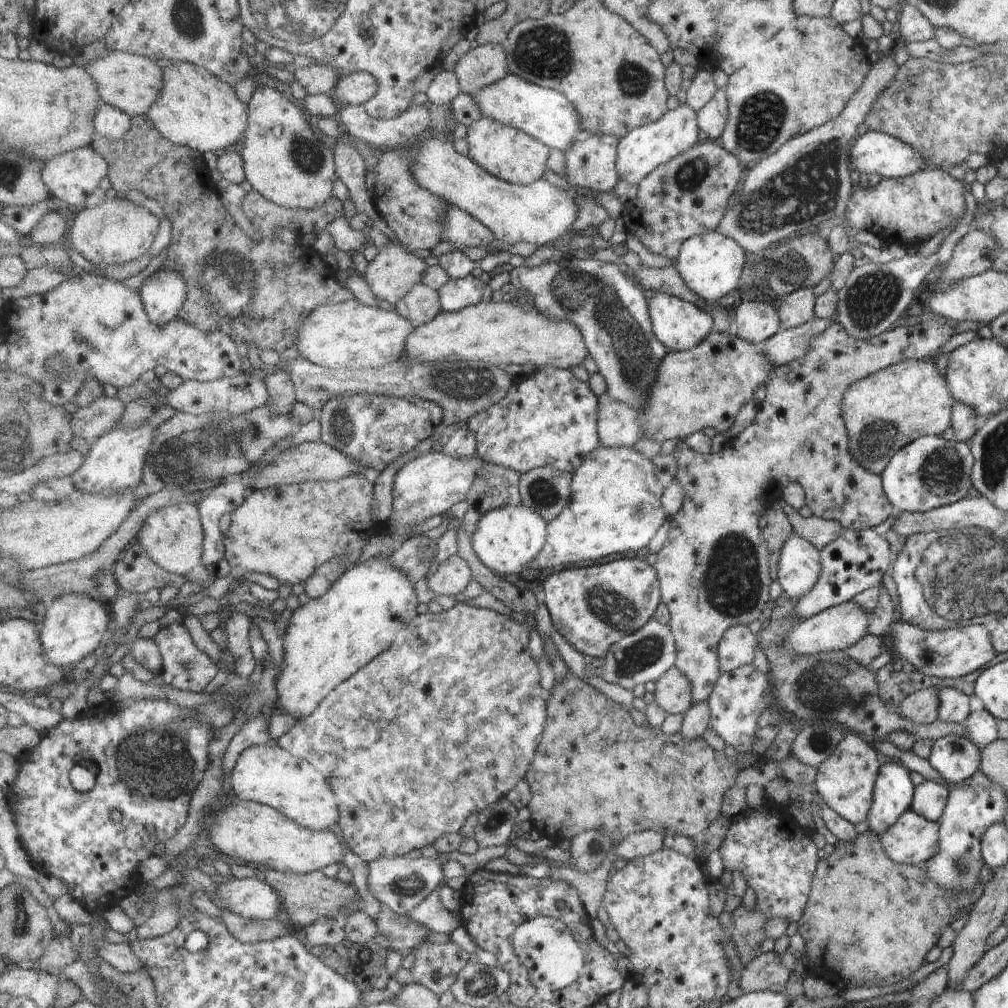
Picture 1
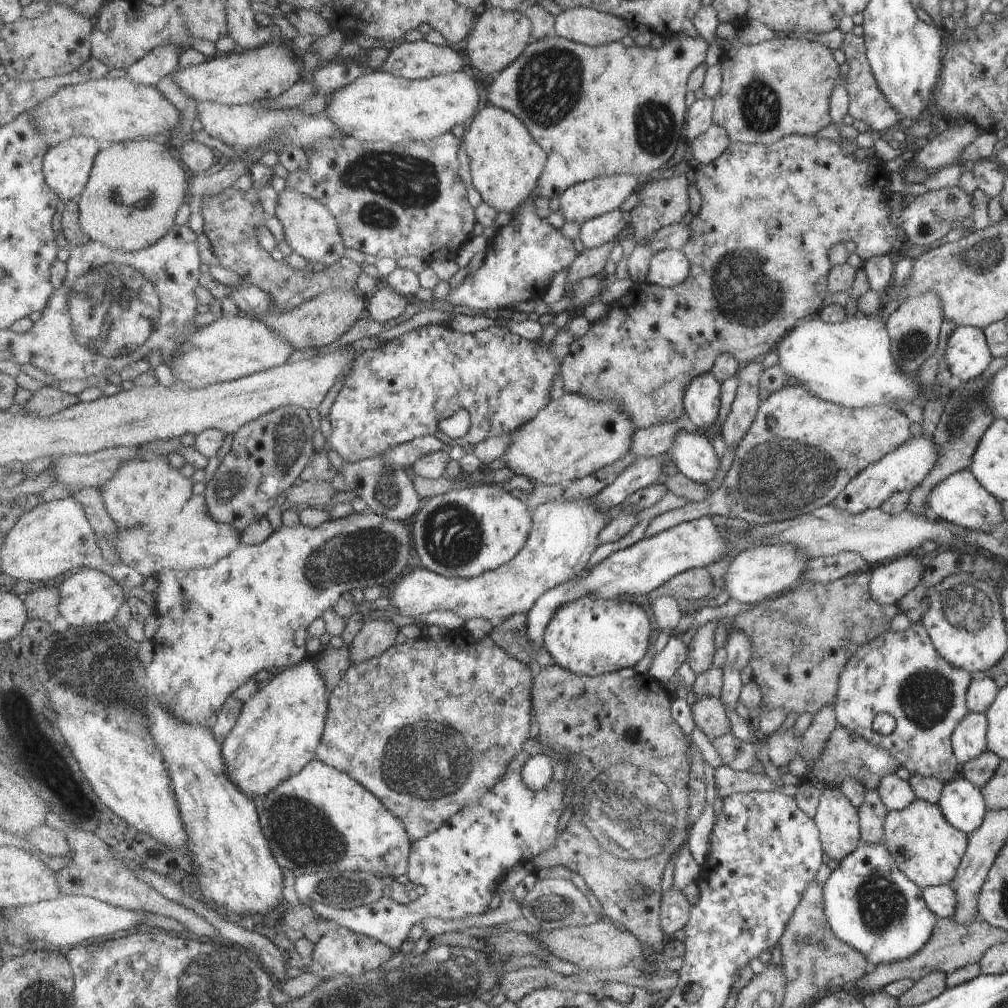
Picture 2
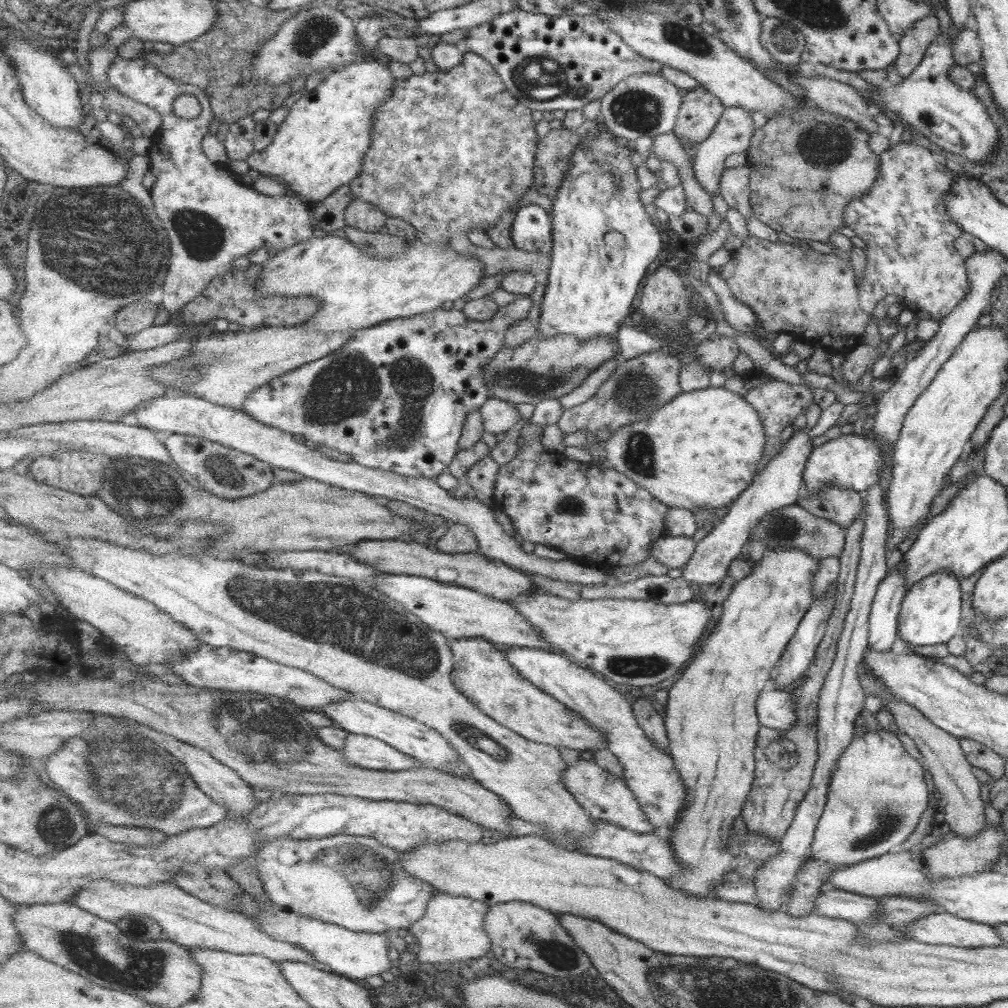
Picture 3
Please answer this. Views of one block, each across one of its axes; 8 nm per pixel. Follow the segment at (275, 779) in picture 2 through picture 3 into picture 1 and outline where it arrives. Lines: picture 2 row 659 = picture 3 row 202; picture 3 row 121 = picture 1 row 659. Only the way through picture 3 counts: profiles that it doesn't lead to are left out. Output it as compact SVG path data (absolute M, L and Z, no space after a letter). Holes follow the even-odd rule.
M391 557L384 558L369 558L366 562L360 563L359 566L354 566L353 569L347 571L341 578L334 584L334 587L328 592L327 596L320 599L311 599L311 601L301 607L293 614L290 625L284 636L286 655L284 658L283 670L280 672L280 680L278 680L277 691L278 700L281 702L282 710L288 714L288 716L294 716L297 721L301 718L308 718L312 716L316 710L337 690L338 686L341 686L344 682L347 682L350 678L353 678L356 674L359 674L366 666L369 666L376 658L379 658L383 653L388 651L394 643L398 642L400 632L404 628L408 627L418 615L418 608L420 608L420 598L418 598L418 592L416 592L416 584L413 579L410 579L408 574L403 573L391 562Z

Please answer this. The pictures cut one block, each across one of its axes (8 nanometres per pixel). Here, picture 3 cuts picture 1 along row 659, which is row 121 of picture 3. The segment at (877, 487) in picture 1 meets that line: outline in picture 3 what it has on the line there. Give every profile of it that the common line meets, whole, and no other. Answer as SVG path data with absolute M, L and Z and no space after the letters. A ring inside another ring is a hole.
M695 86L685 96L675 133L690 144L700 143L712 135L725 105L703 86Z

